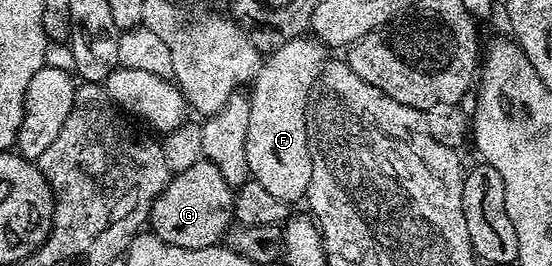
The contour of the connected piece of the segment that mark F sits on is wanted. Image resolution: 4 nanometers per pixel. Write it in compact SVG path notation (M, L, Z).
M312 35L295 37L284 45L279 45L263 58L260 73L250 86L250 127L246 131L246 163L251 180L262 183L274 199L289 203L303 198L310 187L312 160L308 146L306 119L308 103L316 88L316 81L326 64L325 46Z

